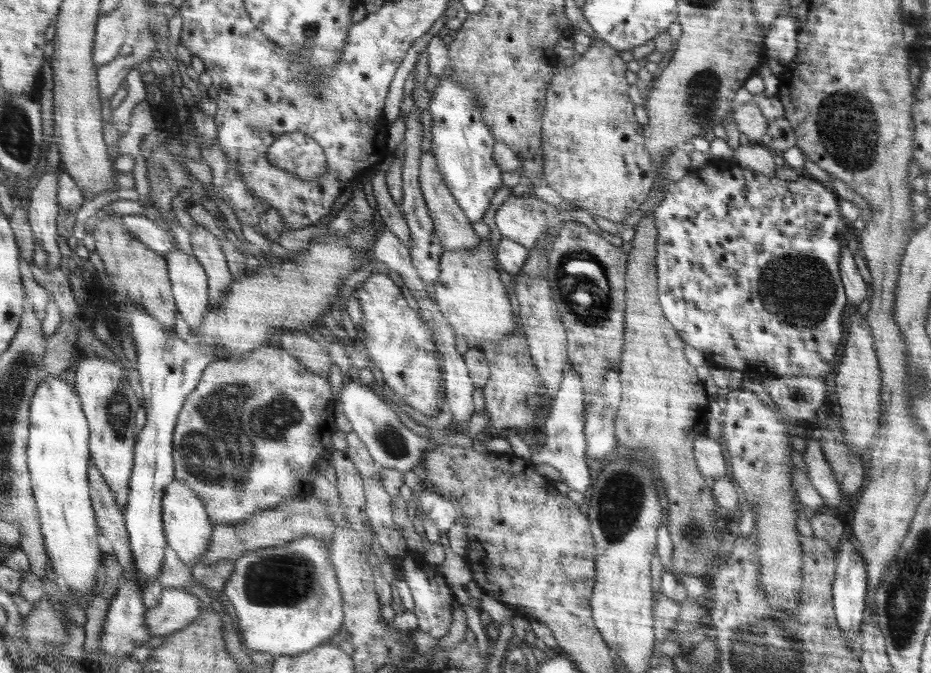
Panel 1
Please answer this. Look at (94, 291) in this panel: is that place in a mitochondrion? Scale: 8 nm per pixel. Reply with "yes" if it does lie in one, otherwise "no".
no

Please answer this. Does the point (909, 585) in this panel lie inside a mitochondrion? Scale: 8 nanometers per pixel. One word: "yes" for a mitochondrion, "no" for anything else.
yes

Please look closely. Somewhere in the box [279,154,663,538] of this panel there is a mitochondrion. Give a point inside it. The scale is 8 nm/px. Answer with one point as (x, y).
(389, 439)

